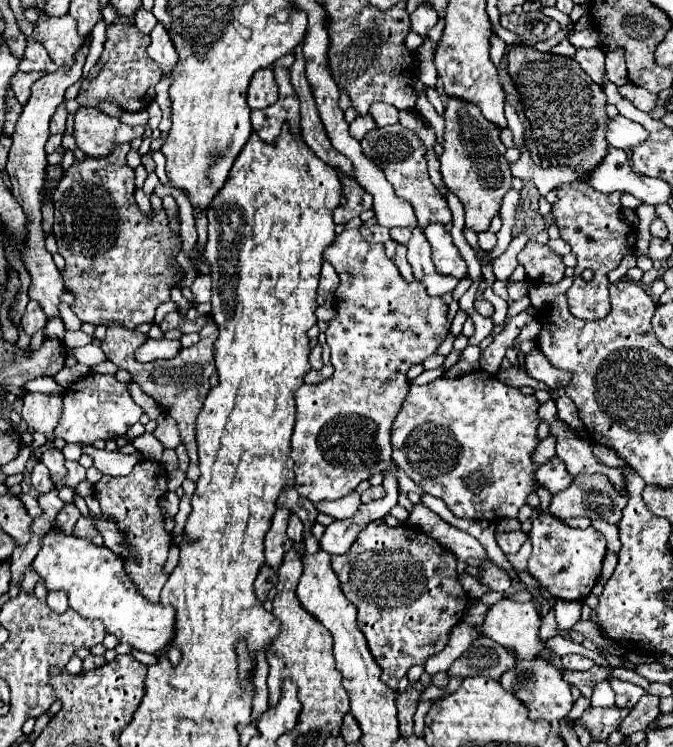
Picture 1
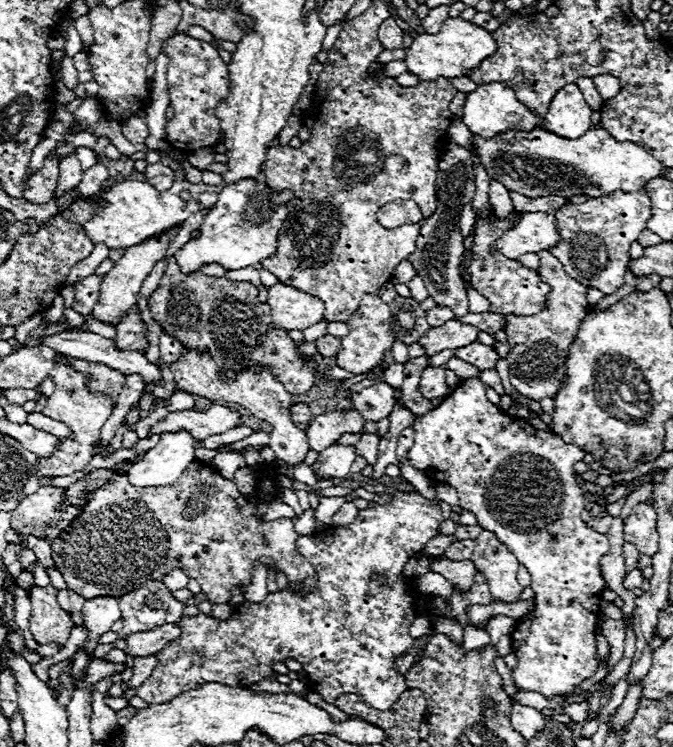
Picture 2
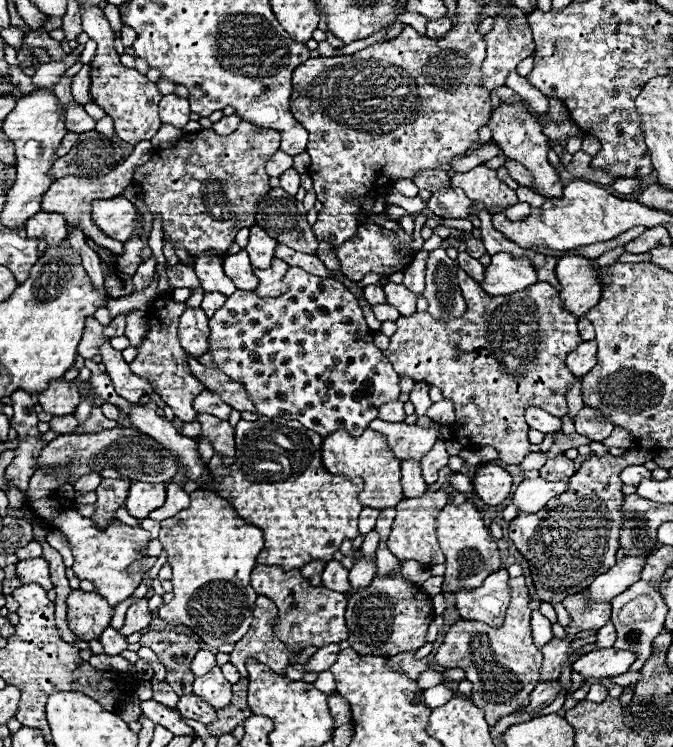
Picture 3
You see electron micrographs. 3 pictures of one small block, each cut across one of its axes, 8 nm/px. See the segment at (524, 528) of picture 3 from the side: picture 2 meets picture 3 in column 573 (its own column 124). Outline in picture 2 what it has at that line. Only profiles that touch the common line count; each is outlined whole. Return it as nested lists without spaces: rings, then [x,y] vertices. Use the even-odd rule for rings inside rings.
[[[194,460],[182,472],[180,480],[170,486],[134,488],[128,484],[126,476],[114,476],[110,484],[94,492],[94,498],[88,500],[78,520],[64,528],[62,534],[52,542],[52,560],[64,576],[68,590],[78,592],[86,600],[96,596],[120,598],[124,596],[124,592],[132,592],[132,588],[138,588],[144,580],[162,580],[172,568],[180,568],[182,572],[188,572],[188,578],[198,580],[202,592],[212,604],[226,604],[230,598],[230,588],[234,584],[242,584],[244,588],[250,584],[256,560],[262,560],[264,564],[274,564],[276,570],[284,570],[288,582],[304,580],[304,590],[310,592],[316,584],[316,576],[314,568],[296,550],[298,534],[294,530],[294,522],[290,518],[262,522],[254,510],[258,502],[270,502],[272,498],[276,498],[276,480],[278,474],[272,466],[260,466],[256,478],[256,494],[248,498],[238,492],[234,480],[224,480],[220,472],[198,460]],[[156,520],[162,528],[160,536],[156,532]]]

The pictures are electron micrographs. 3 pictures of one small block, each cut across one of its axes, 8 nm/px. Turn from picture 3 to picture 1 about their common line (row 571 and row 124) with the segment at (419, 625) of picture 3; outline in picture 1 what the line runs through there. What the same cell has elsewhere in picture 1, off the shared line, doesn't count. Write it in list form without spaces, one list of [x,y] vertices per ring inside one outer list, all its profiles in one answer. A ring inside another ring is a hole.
[[[402,124],[374,128],[372,132],[368,132],[368,136],[364,136],[364,140],[360,144],[362,144],[364,156],[368,156],[368,160],[376,162],[376,166],[384,172],[386,180],[396,188],[396,196],[412,204],[412,210],[418,218],[418,226],[422,232],[430,224],[452,222],[452,212],[448,208],[446,198],[430,182],[428,168],[426,168],[426,156],[424,156],[426,148],[412,130],[404,128]]]

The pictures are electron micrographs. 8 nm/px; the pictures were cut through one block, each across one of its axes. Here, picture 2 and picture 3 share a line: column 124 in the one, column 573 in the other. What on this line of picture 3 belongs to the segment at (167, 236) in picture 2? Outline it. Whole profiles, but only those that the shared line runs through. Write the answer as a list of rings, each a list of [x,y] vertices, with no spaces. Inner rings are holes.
[[[574,252],[564,254],[558,260],[556,276],[562,284],[560,298],[576,318],[584,316],[592,306],[600,302],[602,286],[600,286],[598,270],[592,268],[588,258]]]

